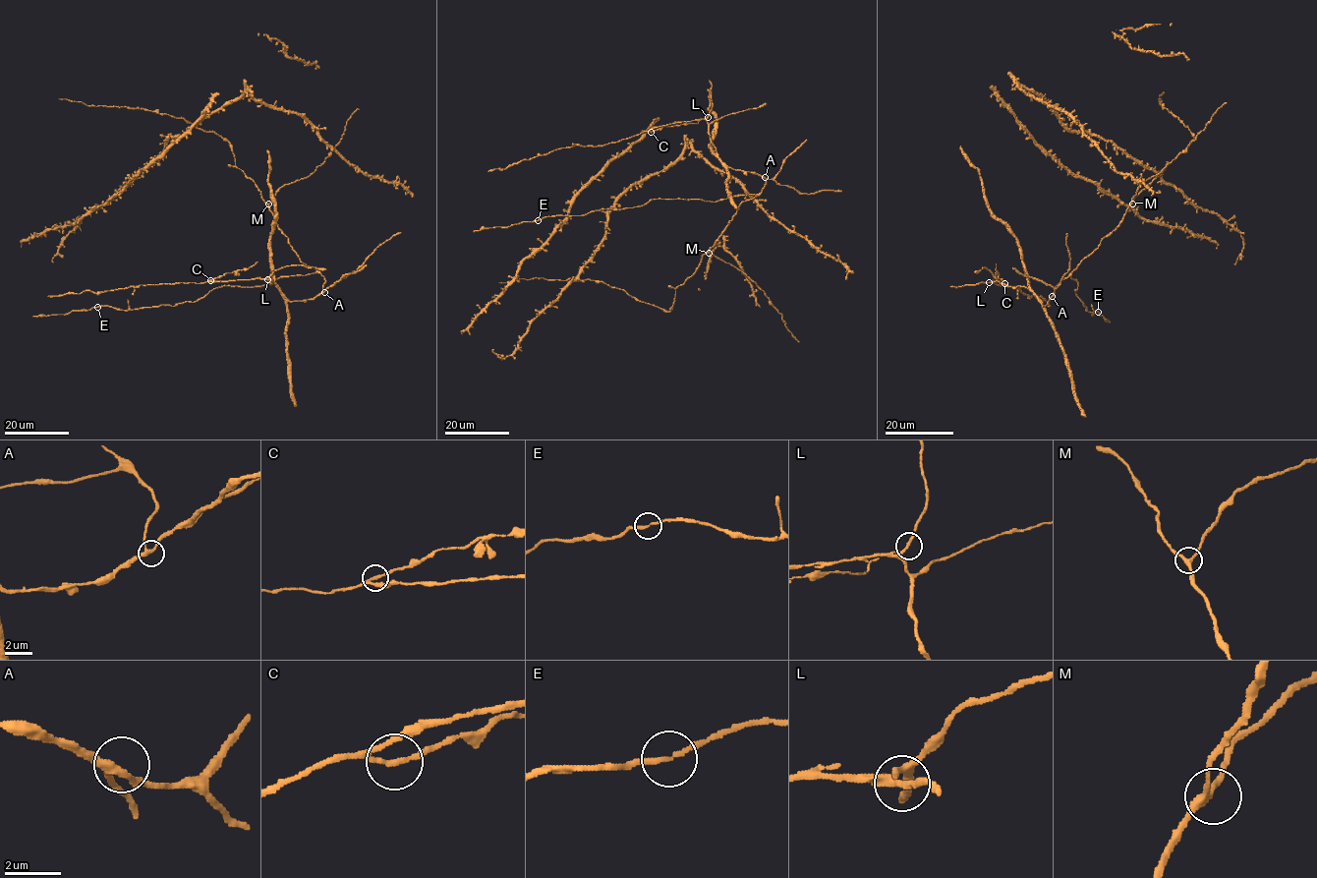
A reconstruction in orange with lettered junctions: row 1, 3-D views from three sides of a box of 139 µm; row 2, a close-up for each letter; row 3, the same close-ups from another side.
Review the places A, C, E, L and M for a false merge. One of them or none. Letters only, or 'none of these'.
C

